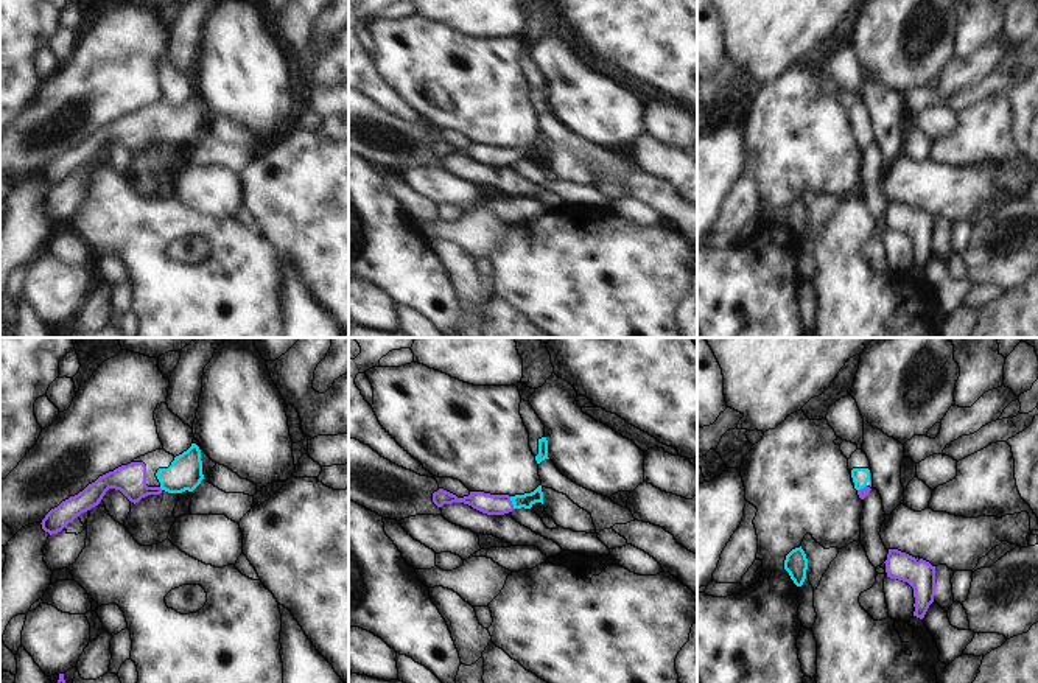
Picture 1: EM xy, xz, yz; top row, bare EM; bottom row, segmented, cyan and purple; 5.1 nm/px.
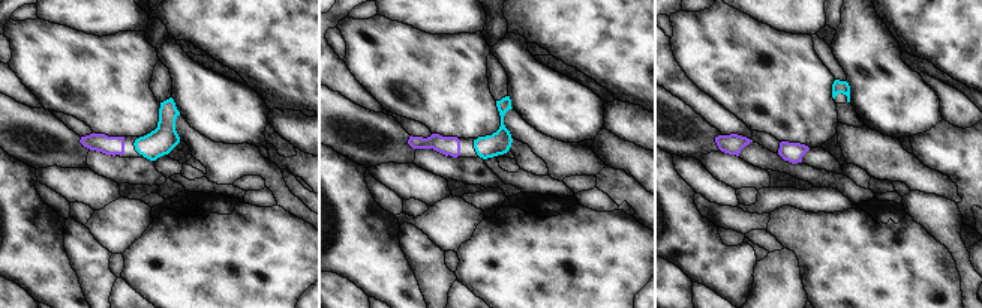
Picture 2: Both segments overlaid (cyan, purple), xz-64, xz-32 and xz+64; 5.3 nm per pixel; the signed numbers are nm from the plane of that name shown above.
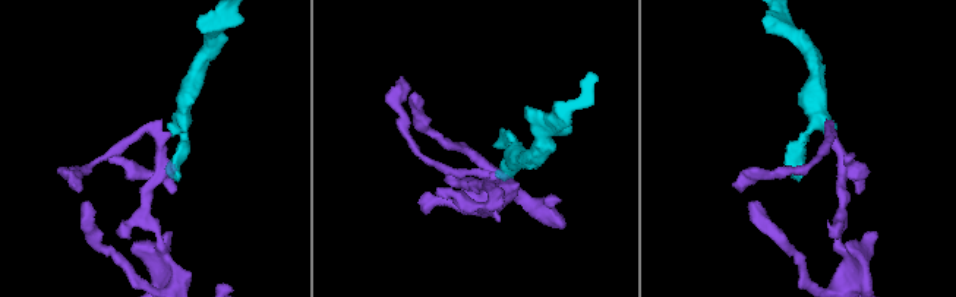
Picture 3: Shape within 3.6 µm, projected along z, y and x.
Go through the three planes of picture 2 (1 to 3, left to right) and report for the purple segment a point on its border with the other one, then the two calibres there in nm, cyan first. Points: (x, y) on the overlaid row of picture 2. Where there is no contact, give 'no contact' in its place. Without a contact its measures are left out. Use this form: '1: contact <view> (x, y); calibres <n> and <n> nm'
1: no contact
2: no contact
3: no contact

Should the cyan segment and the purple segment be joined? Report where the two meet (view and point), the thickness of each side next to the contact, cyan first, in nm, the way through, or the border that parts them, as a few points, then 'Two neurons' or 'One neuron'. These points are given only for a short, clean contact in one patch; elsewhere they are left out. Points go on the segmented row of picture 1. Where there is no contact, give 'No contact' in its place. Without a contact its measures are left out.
Touches cyan at xz (512, 503). Thickness 70 nm (cyan) against 110 nm. Path across: xz (526, 500), (512, 503), (492, 504). One neuron.

